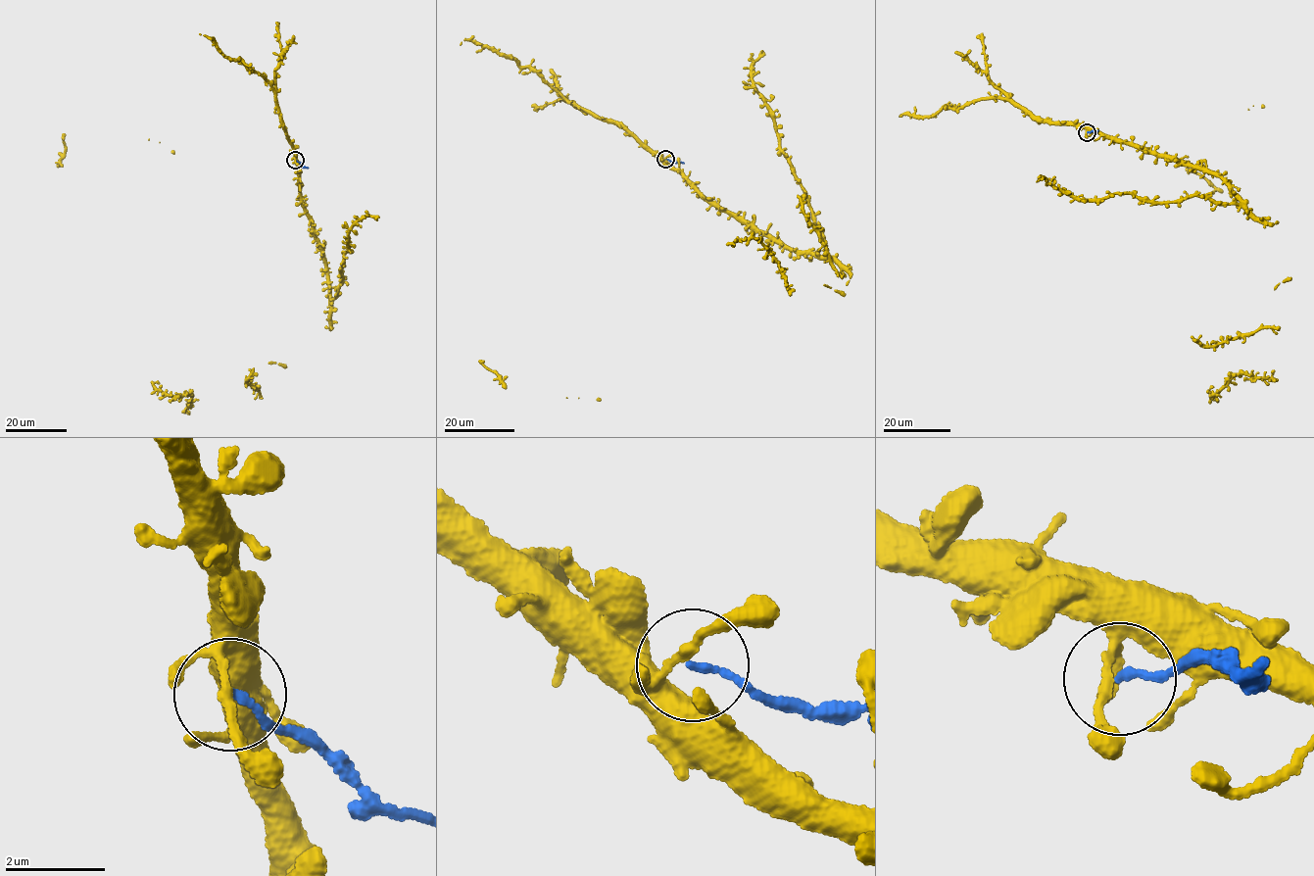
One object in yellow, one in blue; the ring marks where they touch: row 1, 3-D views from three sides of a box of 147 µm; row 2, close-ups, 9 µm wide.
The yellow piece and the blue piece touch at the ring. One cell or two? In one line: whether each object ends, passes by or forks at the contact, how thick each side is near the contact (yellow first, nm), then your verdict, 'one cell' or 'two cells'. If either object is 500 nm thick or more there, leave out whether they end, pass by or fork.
yellow forks; blue ends; calibres 120 and 140 nm; two cells

